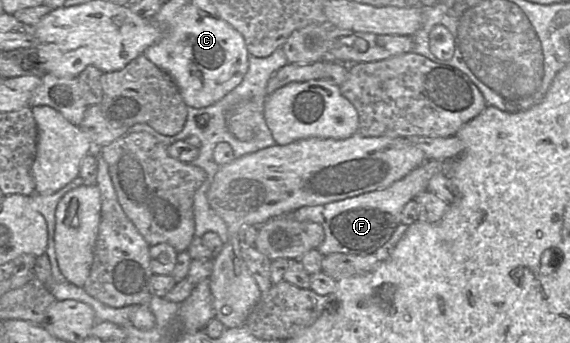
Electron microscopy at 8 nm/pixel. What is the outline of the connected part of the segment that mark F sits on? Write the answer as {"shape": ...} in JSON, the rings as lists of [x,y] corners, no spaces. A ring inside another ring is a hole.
{"shape":[[[427,160],[386,188],[323,205],[301,207],[286,214],[298,221],[315,222],[323,227],[324,240],[316,248],[323,256],[332,253],[370,255],[384,245],[398,227],[405,204],[427,190],[430,178],[436,173],[445,173],[448,165],[447,161]]]}

